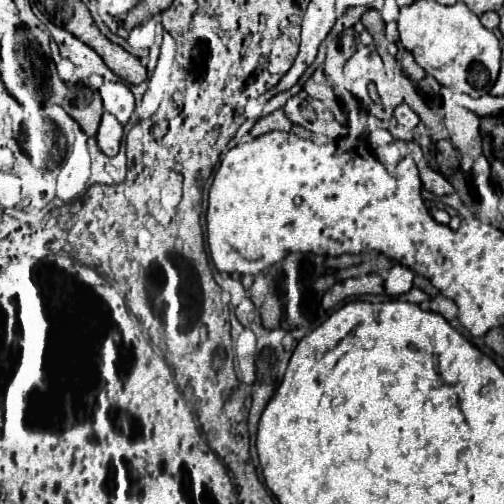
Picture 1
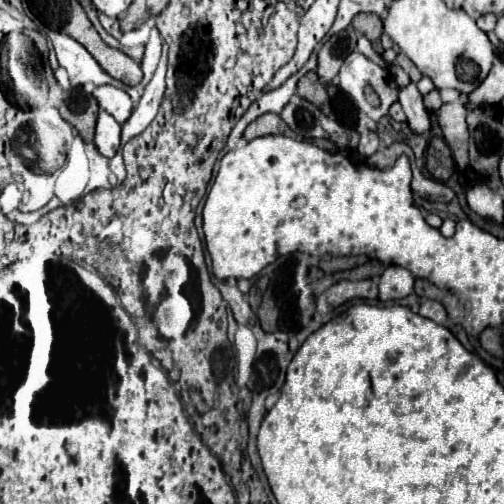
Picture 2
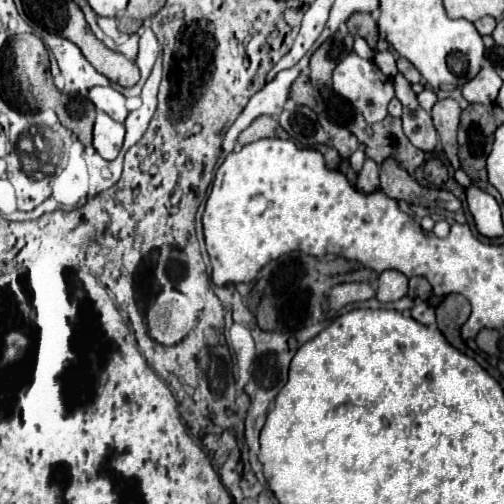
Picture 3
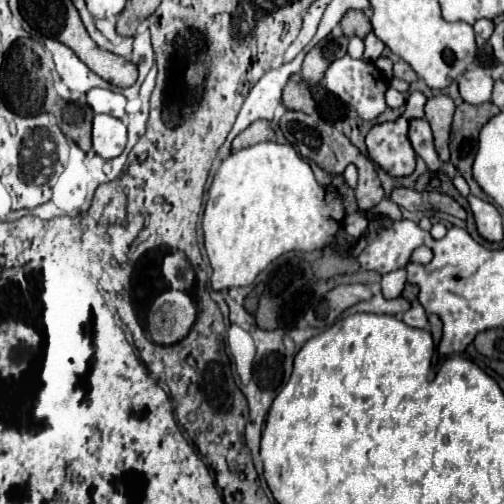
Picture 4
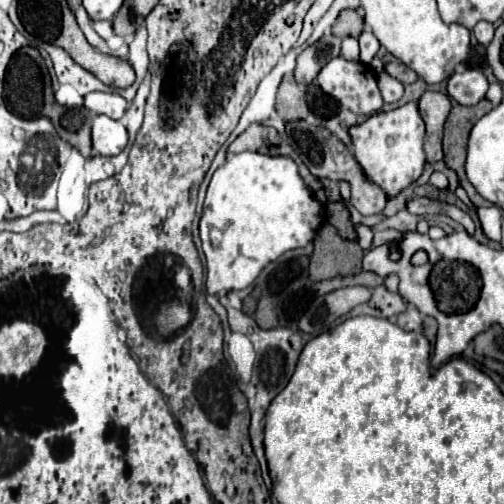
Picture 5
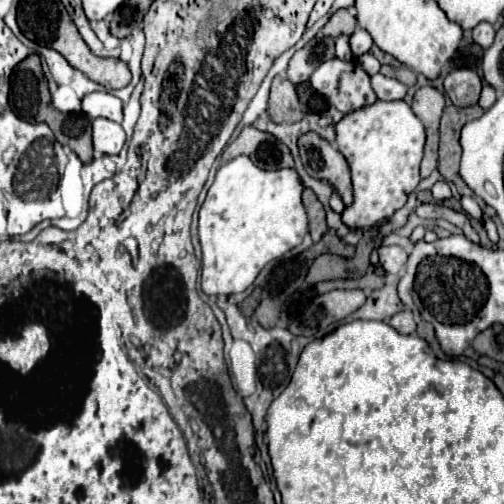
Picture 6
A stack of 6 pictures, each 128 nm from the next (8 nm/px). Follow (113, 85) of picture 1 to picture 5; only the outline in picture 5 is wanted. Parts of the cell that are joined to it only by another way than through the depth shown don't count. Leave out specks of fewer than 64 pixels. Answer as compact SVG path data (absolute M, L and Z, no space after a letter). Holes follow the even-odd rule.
M90 92L88 96L84 96L84 106L92 114L104 114L114 120L120 120L126 112L128 102L116 92Z

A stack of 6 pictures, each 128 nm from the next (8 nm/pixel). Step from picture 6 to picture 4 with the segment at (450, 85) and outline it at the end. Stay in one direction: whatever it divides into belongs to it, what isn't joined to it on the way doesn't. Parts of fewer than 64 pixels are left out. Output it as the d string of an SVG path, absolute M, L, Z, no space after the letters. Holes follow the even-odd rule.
M474 66L458 76L458 92L468 104L482 104L490 100L494 80L482 66Z

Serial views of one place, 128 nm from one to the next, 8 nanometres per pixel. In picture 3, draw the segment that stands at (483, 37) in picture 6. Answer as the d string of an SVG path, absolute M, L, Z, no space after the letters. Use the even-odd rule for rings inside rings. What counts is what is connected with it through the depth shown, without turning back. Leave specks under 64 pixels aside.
M484 16L484 18L476 20L474 26L476 26L476 30L478 30L482 36L490 36L490 34L494 32L494 28L496 28L496 20L490 18L490 16Z

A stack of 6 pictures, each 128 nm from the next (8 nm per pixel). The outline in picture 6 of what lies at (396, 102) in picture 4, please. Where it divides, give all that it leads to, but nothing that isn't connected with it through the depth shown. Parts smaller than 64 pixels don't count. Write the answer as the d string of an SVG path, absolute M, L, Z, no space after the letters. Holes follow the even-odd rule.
M384 74L372 76L372 88L380 100L402 100L408 92L408 88L402 82L388 78Z

